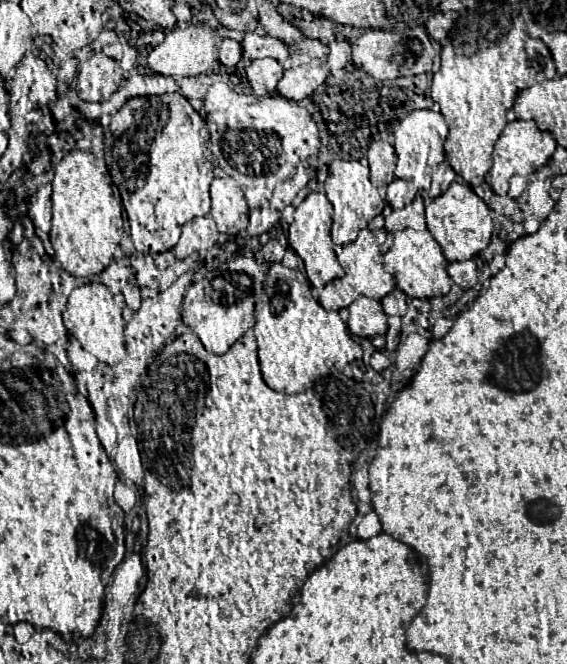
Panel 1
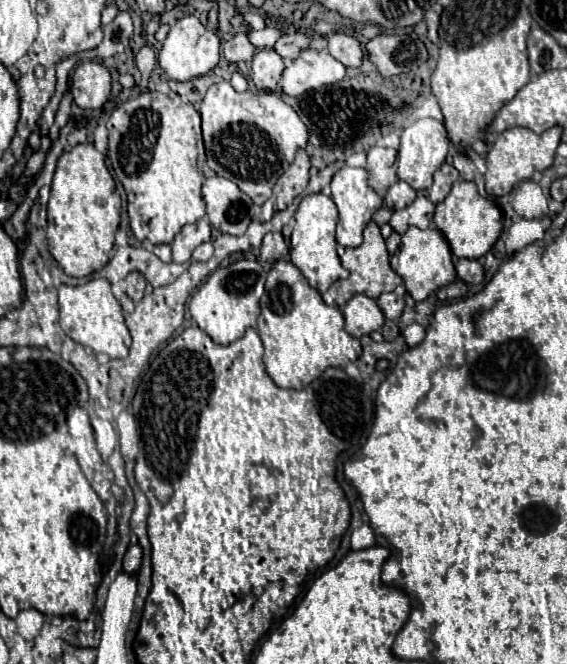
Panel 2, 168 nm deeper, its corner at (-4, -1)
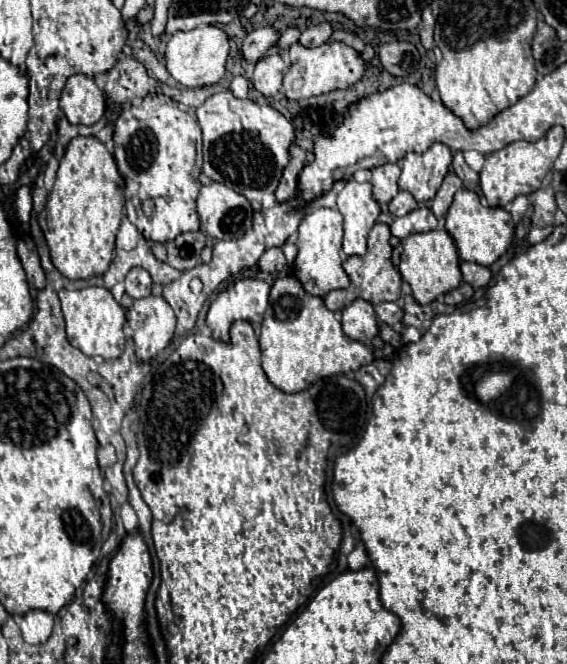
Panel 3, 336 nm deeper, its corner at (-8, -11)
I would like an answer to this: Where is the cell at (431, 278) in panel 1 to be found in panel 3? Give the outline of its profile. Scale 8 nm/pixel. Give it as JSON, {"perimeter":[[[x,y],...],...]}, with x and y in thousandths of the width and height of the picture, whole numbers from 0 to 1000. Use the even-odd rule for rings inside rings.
{"perimeter":[[[762,346],[751,352],[723,352],[716,361],[709,361],[713,380],[705,395],[705,413],[709,422],[723,428],[727,446],[737,458],[751,461],[765,455],[776,443],[787,443],[811,431],[815,413],[811,413],[811,389],[804,367],[797,355],[787,346]]]}

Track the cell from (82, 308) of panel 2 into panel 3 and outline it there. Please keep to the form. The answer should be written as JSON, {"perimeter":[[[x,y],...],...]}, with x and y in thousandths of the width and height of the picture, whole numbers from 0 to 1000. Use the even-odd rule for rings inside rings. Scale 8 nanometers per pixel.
{"perimeter":[[[148,434],[148,437],[106,437],[109,473],[116,482],[120,515],[152,536],[176,536],[183,542],[212,539],[222,524],[222,506],[215,491],[222,485],[219,464],[198,449],[190,434]]]}

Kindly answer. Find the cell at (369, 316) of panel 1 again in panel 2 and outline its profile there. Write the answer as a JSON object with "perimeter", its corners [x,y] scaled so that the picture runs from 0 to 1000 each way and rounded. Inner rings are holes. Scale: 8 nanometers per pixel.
{"perimeter":[[[642,443],[621,446],[610,455],[603,473],[607,473],[607,494],[624,509],[656,503],[660,497],[670,497],[677,488],[677,473],[667,464],[663,452],[649,449]]]}

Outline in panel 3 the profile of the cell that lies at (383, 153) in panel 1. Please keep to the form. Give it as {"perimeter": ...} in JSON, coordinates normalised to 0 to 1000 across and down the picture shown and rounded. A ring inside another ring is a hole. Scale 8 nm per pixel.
{"perimeter":[[[674,247],[656,253],[656,292],[667,307],[684,307],[702,292],[702,247]]]}

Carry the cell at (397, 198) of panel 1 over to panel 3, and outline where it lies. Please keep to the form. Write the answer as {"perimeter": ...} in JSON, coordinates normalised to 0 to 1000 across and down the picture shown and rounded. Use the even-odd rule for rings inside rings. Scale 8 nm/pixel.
{"perimeter":[[[702,289],[702,295],[688,304],[688,319],[695,325],[716,325],[720,319],[727,319],[734,313],[734,301],[723,295],[723,289]]]}

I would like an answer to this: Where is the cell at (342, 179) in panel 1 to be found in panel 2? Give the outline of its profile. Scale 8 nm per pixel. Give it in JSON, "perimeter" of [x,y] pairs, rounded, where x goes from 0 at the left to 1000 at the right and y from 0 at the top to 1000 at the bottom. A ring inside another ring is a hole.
{"perimeter":[[[607,250],[586,268],[586,301],[596,310],[600,334],[593,343],[593,364],[607,373],[624,373],[638,367],[642,340],[653,334],[656,322],[674,310],[674,298],[649,280],[649,259],[642,253]]]}

